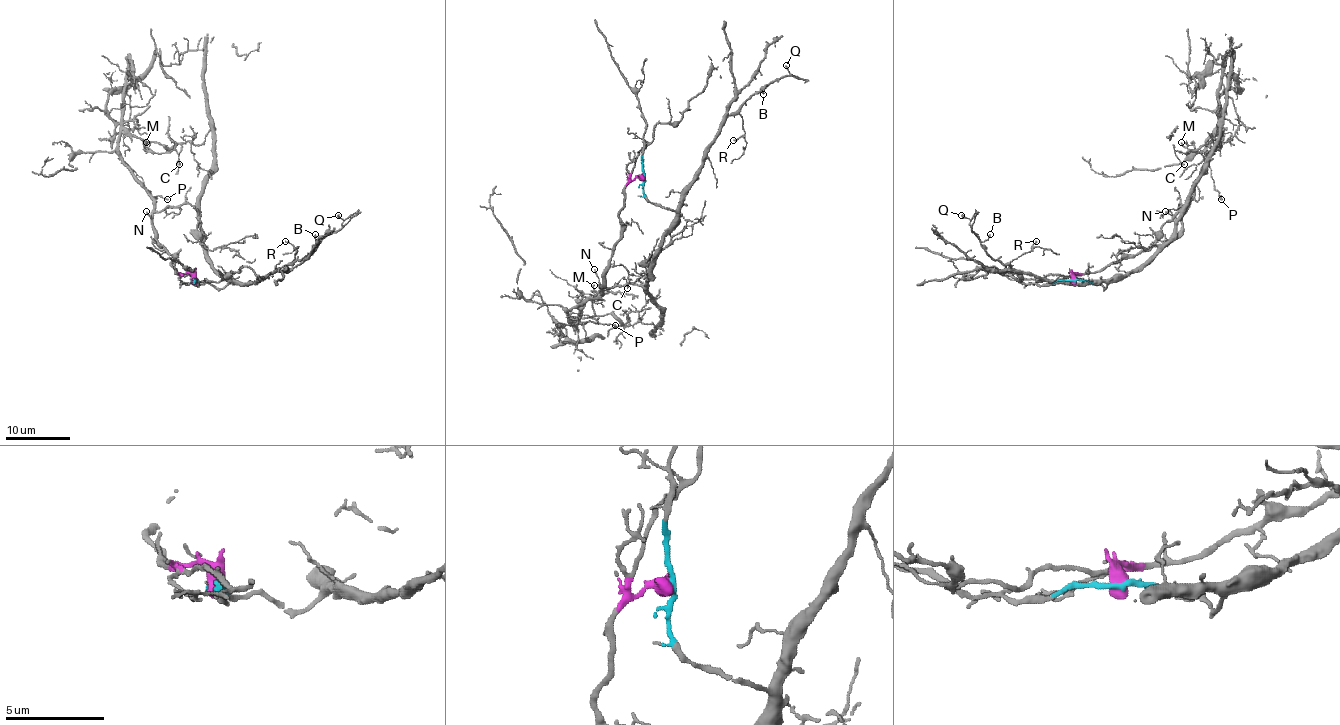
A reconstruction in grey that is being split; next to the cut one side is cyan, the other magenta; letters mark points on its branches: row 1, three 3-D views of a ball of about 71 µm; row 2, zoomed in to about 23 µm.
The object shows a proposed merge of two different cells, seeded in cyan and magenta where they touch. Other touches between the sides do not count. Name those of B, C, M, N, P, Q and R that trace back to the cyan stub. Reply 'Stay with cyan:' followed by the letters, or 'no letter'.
Stay with cyan: B, Q, R

